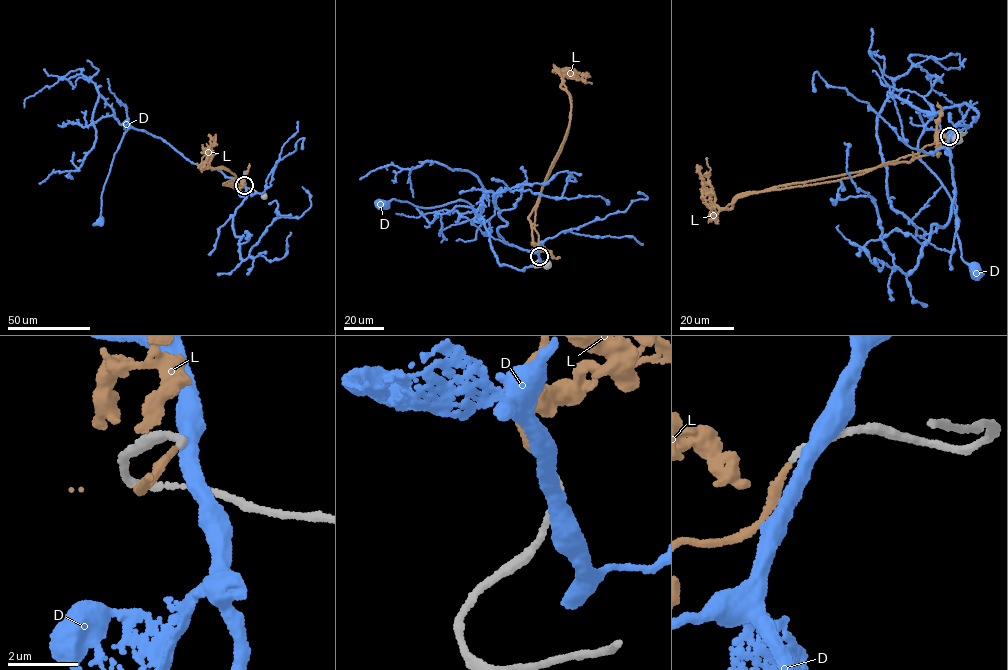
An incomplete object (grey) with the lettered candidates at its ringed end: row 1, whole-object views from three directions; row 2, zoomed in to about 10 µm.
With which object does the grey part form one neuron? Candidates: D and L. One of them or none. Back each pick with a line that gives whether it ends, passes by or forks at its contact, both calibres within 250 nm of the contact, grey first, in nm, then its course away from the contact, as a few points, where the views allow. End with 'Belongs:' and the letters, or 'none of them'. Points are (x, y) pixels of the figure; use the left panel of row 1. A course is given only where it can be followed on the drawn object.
L: it ends; calibres 180 and 200 nm; course (244, 185), (226, 181), (229, 183), (235, 181), (234, 175), (209, 166), (206, 153), (211, 144), (209, 134)
Belongs: L

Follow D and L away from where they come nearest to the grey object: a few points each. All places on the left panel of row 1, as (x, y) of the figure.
D: (244, 185), (215, 168), (192, 163), (160, 138), (131, 127), (114, 154), (98, 220)
L: (244, 185), (226, 181), (229, 183), (235, 181), (234, 175), (209, 166), (206, 153), (211, 144), (209, 134)

